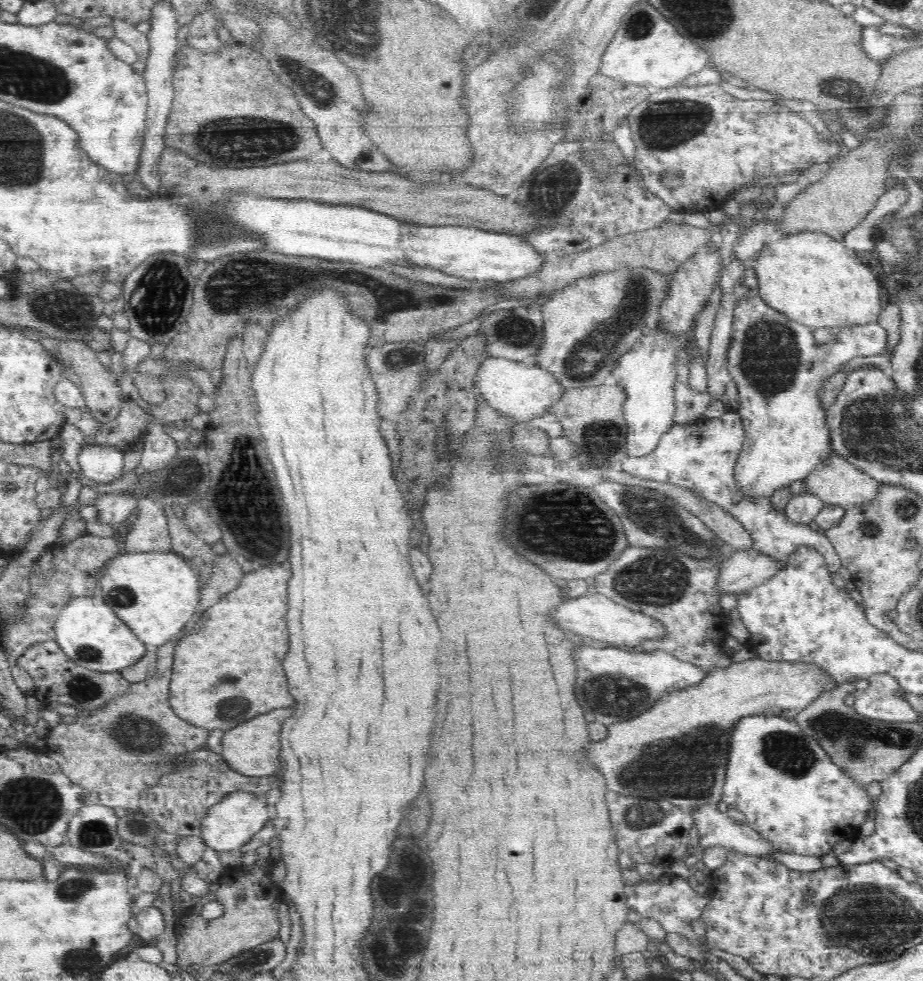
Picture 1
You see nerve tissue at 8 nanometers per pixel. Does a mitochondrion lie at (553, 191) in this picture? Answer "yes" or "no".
yes

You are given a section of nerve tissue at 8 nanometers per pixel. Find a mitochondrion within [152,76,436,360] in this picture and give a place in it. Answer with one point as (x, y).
(235, 141)

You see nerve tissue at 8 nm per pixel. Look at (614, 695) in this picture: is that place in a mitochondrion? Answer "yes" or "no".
yes

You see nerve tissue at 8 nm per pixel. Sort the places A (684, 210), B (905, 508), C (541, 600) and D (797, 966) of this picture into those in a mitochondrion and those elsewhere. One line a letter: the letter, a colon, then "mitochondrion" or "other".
A: other
B: mitochondrion
C: other
D: other

